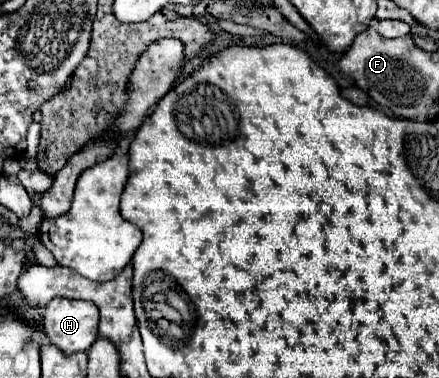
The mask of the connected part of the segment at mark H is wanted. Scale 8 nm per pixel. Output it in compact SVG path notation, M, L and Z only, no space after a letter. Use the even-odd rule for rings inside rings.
M54 298L44 306L44 332L64 354L74 354L78 350L86 352L98 340L98 308L84 300Z

